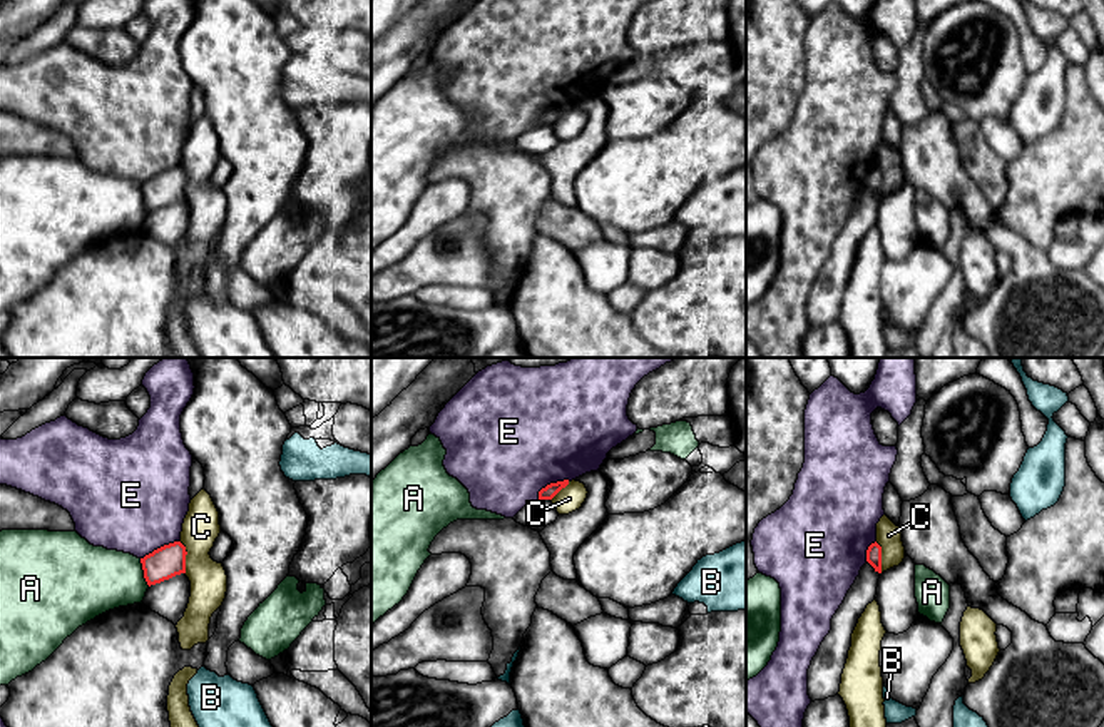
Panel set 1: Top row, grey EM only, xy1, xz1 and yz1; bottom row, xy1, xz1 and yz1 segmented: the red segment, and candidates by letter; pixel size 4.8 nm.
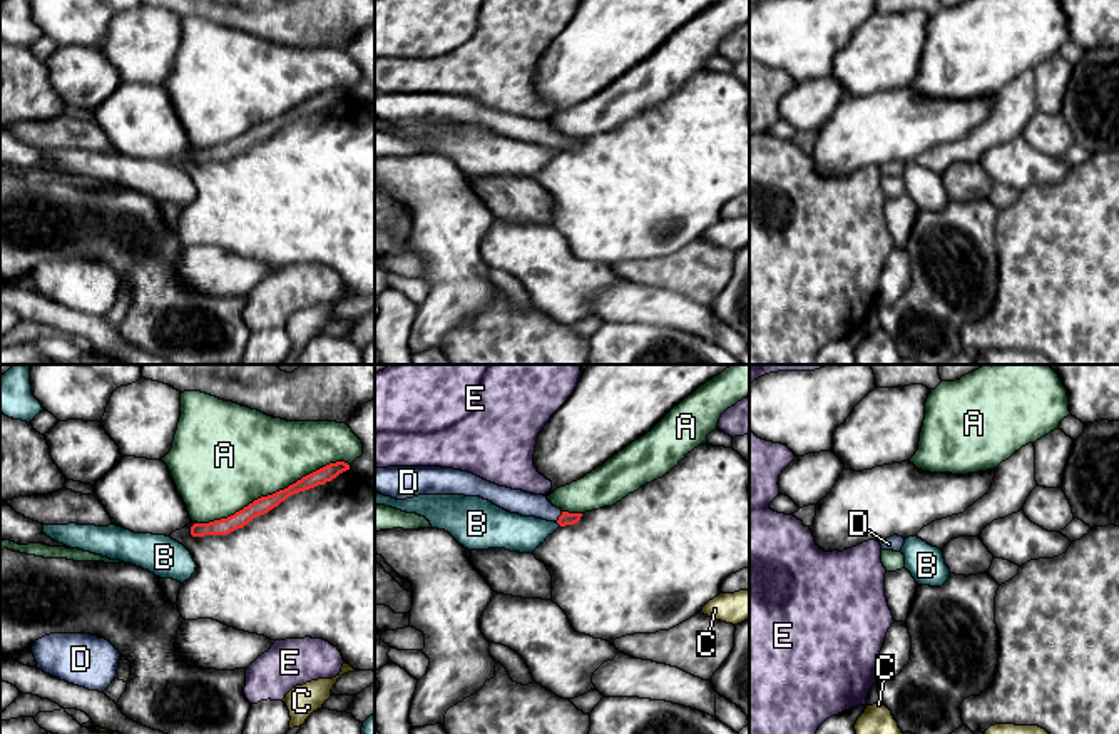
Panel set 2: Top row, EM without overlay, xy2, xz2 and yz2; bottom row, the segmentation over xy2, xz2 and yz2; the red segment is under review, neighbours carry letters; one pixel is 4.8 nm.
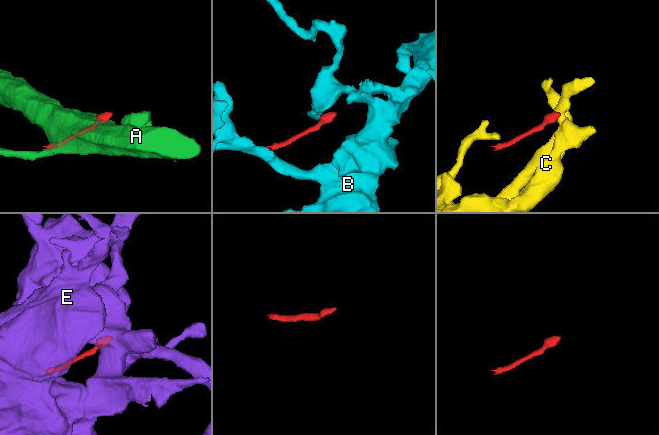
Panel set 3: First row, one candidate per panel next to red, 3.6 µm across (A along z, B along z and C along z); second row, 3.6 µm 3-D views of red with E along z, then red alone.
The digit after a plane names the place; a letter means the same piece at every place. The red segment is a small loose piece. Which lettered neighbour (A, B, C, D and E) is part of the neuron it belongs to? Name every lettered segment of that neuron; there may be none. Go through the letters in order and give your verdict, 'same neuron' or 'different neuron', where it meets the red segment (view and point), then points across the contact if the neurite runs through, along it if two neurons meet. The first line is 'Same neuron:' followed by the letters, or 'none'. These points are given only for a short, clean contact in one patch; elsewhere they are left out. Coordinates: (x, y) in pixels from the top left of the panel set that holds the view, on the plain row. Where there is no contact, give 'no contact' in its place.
Same neuron: D
A: different neuron; contact xy2 (273, 119)
B: different neuron; contact xz2 (559, 149); border xz2 (557, 147), (561, 151)
C: different neuron; contact xy1 (184, 183); border xy1 (179, 166), (186, 177), (186, 198)
D: same neuron; contact xz2 (559, 142); way xz2 (566, 144), (559, 142), (537, 131), (524, 129)
E: different neuron; contact xy1 (161, 172); border xy1 (178, 166), (161, 171), (141, 184)

